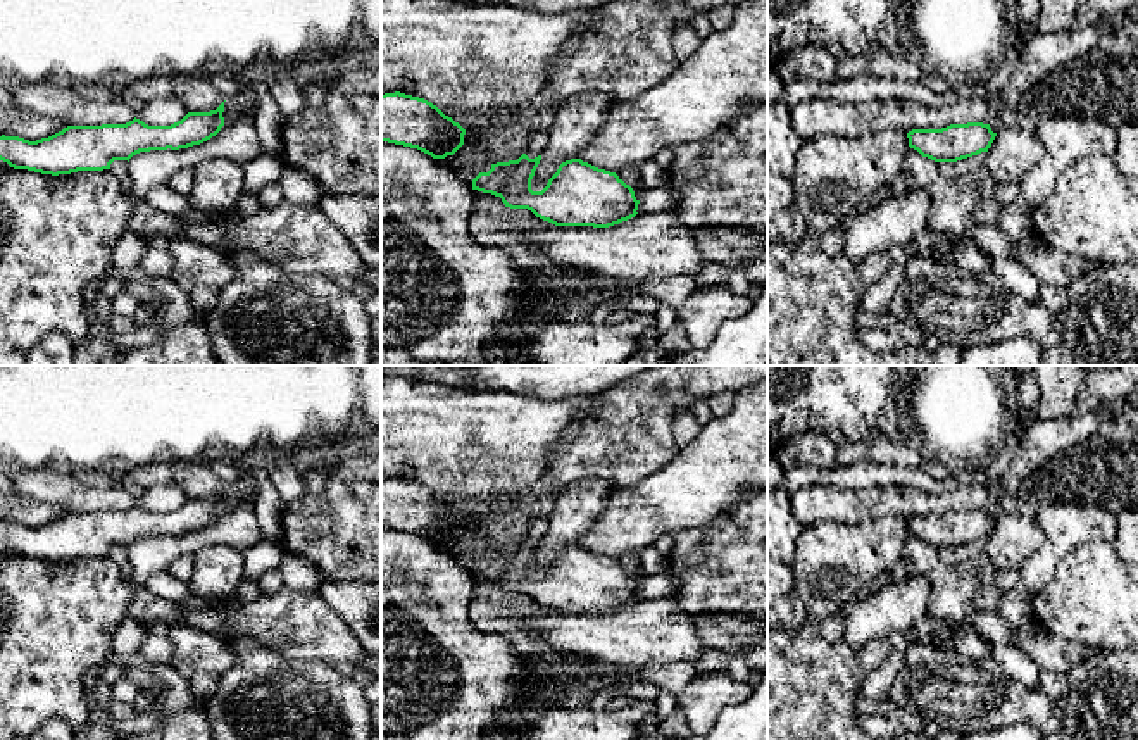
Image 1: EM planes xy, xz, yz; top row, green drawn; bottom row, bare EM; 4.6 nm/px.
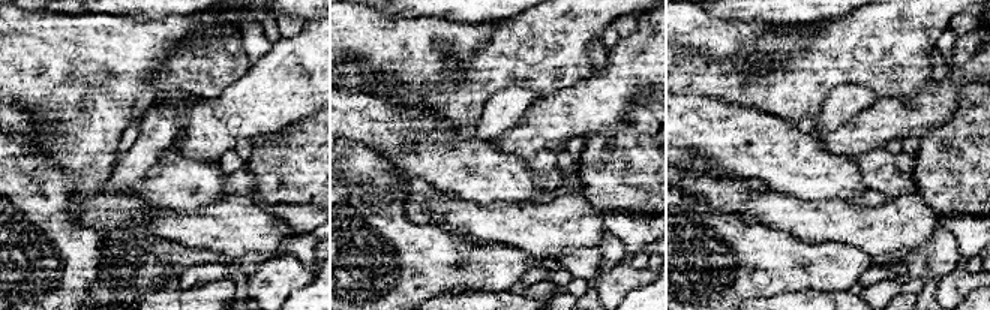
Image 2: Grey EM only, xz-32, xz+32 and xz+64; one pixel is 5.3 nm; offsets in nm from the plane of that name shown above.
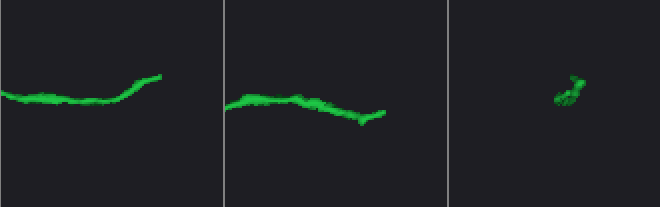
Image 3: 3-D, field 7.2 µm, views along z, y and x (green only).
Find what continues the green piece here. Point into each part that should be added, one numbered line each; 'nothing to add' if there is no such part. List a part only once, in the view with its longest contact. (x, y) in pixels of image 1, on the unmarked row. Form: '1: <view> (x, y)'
nothing to add

